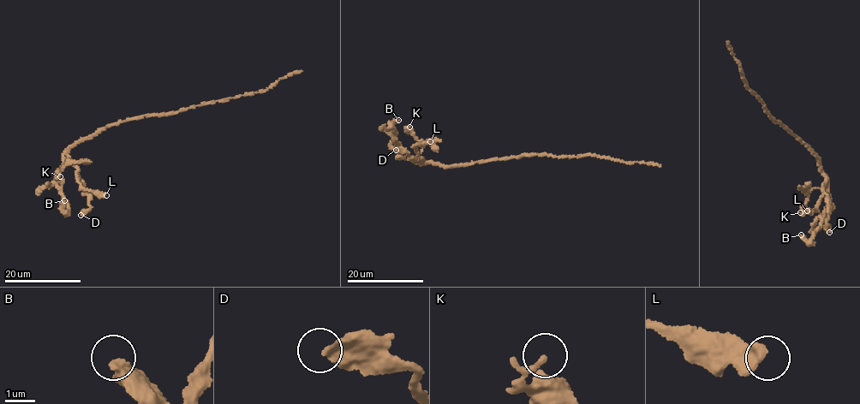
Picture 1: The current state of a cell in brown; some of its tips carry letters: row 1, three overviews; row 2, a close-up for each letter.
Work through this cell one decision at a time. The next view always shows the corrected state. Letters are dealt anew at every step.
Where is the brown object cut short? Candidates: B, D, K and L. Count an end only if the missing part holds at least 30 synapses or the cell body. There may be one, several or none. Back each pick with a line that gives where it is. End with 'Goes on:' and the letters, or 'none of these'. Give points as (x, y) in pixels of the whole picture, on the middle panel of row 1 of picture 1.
Goes on: none of these

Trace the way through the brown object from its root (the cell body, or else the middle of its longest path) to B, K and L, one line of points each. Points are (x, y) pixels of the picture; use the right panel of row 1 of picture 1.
B: (788, 129), (818, 156), (829, 199), (821, 228), (809, 243), (801, 234)
K: (788, 129), (818, 156), (827, 179), (827, 187), (810, 190), (803, 211), (800, 212)
L: (788, 129), (818, 156), (826, 176), (820, 204), (815, 210), (807, 210)

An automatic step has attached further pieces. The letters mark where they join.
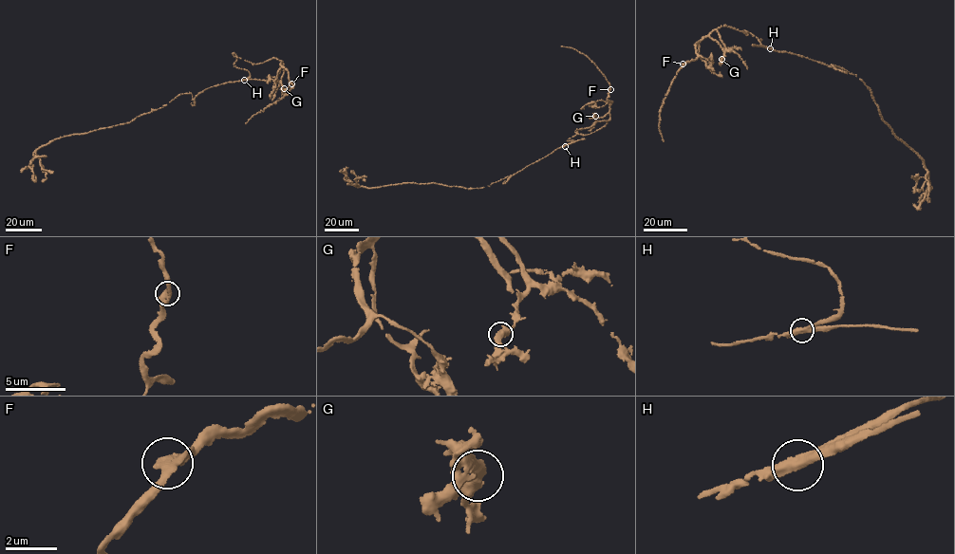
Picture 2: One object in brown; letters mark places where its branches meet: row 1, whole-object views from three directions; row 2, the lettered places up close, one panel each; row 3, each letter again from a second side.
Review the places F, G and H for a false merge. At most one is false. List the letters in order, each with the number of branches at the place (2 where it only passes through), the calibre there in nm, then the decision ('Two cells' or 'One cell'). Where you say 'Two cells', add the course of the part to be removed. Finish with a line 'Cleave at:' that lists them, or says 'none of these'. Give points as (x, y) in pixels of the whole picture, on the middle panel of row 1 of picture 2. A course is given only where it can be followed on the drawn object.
F: Branches: 2. Thickness 440 nm. One cell
G: Branches: 2. Thickness 400 nm. One cell
H: Branches: 2. Thickness 440 nm. Two cells. Course of the part to remove: (565, 146), (584, 138)
Cleave at: H

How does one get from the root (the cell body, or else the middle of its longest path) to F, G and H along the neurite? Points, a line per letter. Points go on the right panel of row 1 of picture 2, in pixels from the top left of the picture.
F: (800, 55), (772, 49), (747, 31), (744, 31), (746, 35), (724, 25), (697, 43), (697, 58), (683, 64)
G: (800, 55), (772, 49), (747, 31), (744, 31), (746, 35), (724, 25), (716, 29), (725, 47), (721, 59)
H: (800, 55), (770, 48)

